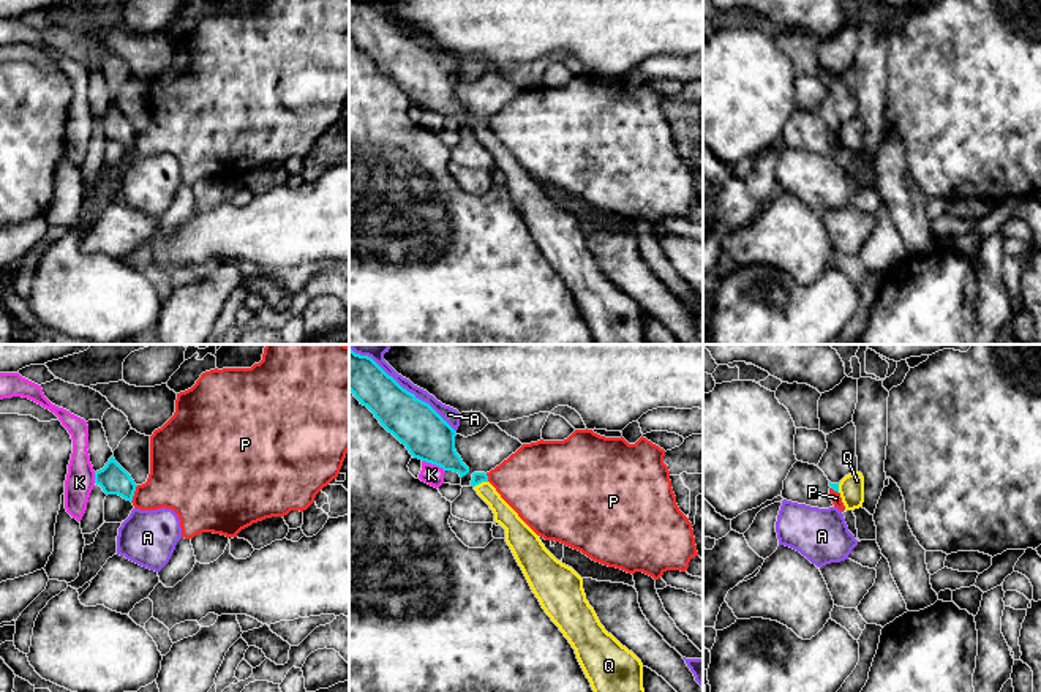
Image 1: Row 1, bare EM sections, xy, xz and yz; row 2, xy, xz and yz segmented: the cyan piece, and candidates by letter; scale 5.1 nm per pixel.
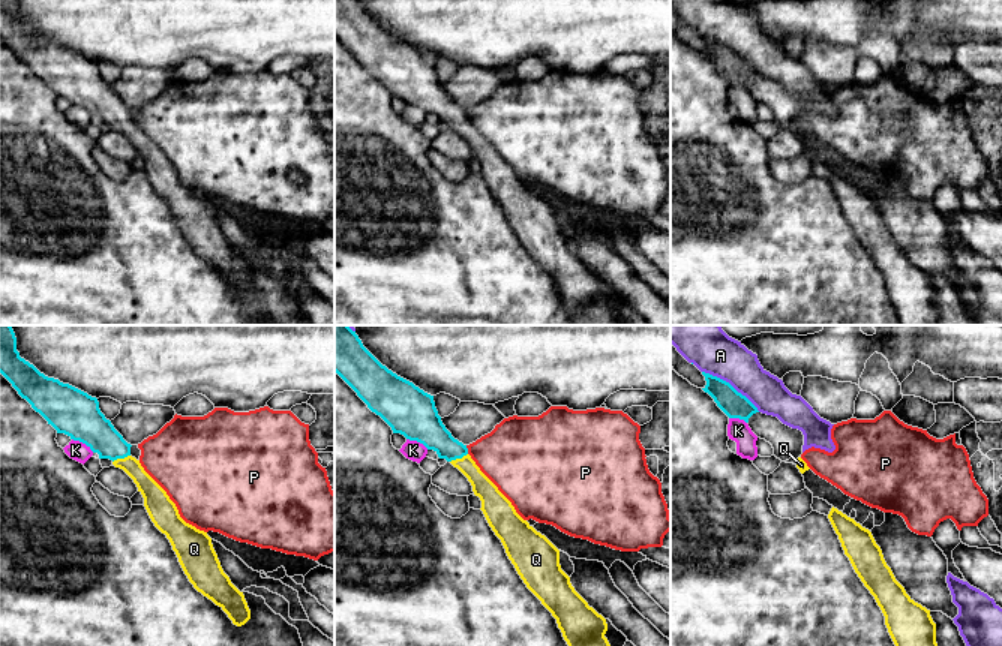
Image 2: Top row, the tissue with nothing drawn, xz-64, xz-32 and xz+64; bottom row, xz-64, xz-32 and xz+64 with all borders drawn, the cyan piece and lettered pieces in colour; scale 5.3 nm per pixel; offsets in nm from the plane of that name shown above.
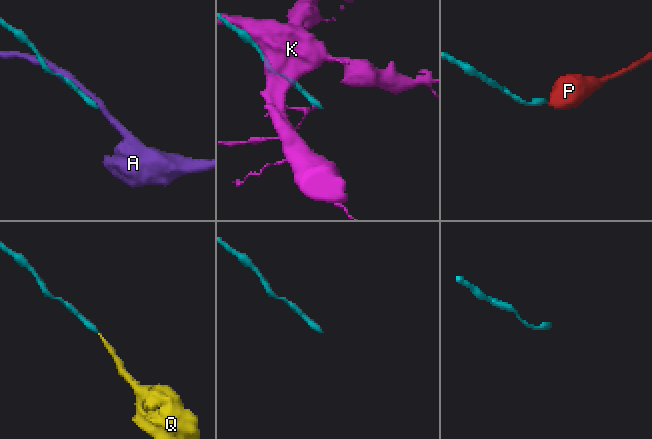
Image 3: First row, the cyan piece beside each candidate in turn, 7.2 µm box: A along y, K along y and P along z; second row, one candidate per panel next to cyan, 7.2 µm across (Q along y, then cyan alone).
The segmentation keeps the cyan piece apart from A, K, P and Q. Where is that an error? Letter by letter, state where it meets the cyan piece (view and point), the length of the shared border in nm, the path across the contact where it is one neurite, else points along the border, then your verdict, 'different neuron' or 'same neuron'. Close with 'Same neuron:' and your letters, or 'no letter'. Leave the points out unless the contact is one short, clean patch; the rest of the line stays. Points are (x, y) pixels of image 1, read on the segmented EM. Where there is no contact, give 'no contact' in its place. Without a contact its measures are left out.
A: meets cyan in xz at (402, 387); contact 700 nm long; different neuron
K: meets cyan in xz at (433, 463); contact 130 nm long; different neuron
P: meets cyan in xy at (133, 493); contact 90 nm long; border along xy (138, 485), (131, 501); different neuron
Q: meets cyan in xz at (481, 482); contact 80 nm long; runs through xz (477, 477), (481, 482), (504, 514); same neuron
Same neuron: Q

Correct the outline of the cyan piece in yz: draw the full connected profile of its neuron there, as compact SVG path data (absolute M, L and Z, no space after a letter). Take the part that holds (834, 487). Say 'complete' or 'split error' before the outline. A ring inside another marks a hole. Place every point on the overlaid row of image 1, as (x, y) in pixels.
split error; M851 472L845 476L839 483L829 482L829 487L840 495L845 510L855 510L862 507L864 477L861 472Z

